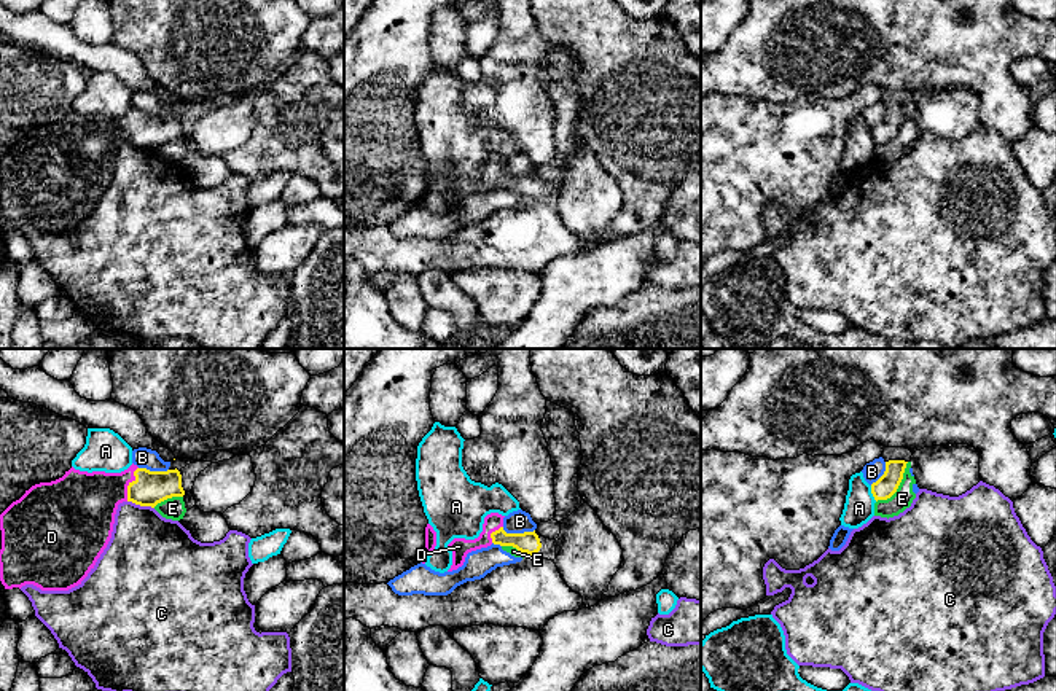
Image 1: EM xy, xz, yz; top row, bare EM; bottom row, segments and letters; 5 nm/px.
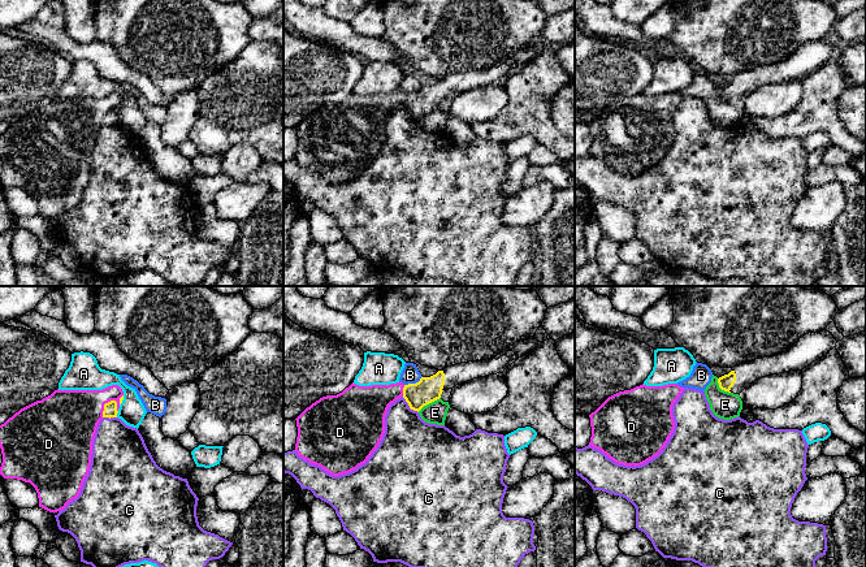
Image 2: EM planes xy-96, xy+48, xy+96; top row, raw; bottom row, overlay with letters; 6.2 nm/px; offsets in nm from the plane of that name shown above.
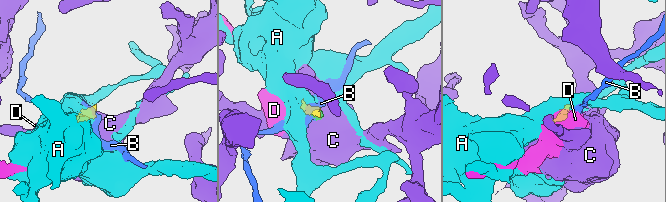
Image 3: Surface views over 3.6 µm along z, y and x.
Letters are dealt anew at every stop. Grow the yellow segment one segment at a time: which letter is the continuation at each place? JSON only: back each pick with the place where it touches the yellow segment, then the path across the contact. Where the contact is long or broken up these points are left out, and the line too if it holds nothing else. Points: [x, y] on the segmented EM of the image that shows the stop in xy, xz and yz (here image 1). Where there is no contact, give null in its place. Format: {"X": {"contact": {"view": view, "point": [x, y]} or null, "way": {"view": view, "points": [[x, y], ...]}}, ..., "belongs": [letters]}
{"D": {"contact": {"view": "xy", "point": [129, 484]}, "way": {"view": "xy", "points": [[150, 487], [129, 484], [104, 491], [85, 503]]}}, "belongs": ["D"]}

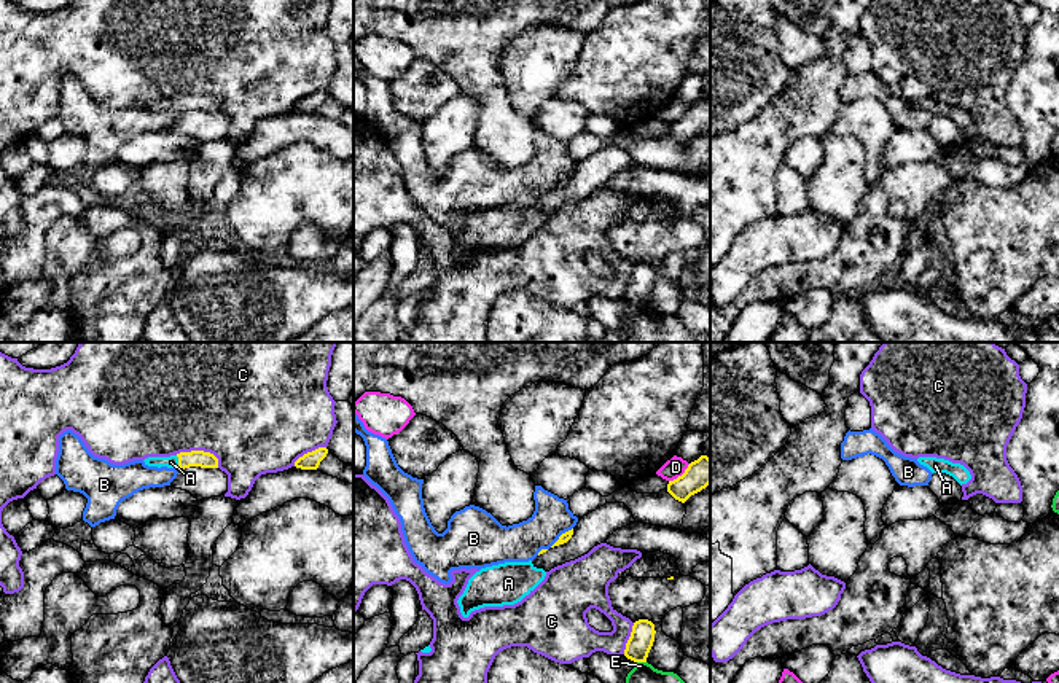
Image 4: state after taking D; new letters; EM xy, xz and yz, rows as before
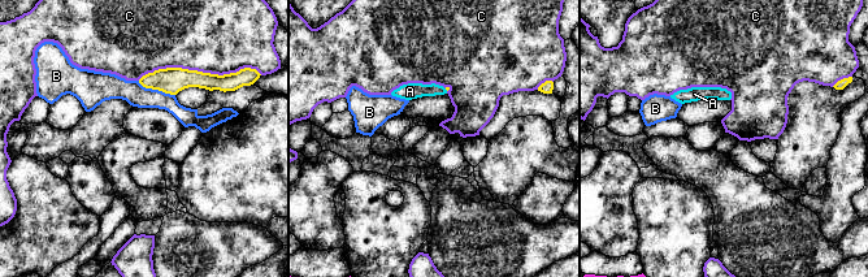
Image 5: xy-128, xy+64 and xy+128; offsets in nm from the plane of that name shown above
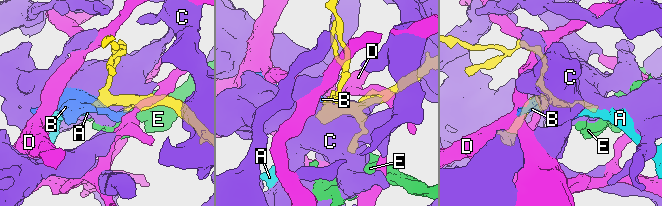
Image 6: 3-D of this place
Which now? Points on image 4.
{"A": {"contact": {"view": "xy", "point": [179, 462]}, "way": {"view": "xy", "points": [[201, 459], [179, 462], [171, 462]]}}, "belongs": ["A"]}

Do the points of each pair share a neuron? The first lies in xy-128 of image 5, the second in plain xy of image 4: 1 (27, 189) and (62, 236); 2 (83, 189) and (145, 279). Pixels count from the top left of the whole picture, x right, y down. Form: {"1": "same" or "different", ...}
{"1": "same", "2": "same"}

